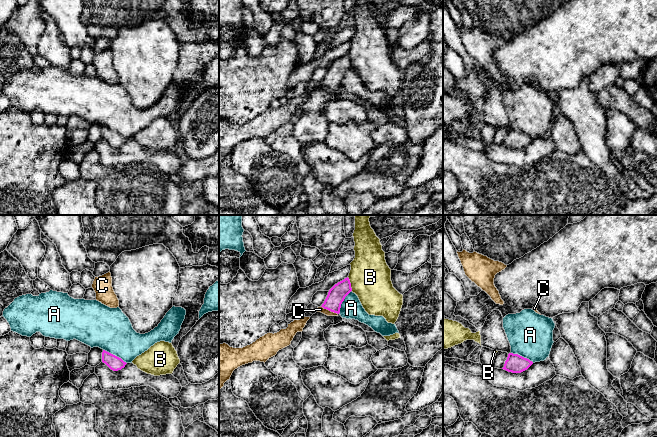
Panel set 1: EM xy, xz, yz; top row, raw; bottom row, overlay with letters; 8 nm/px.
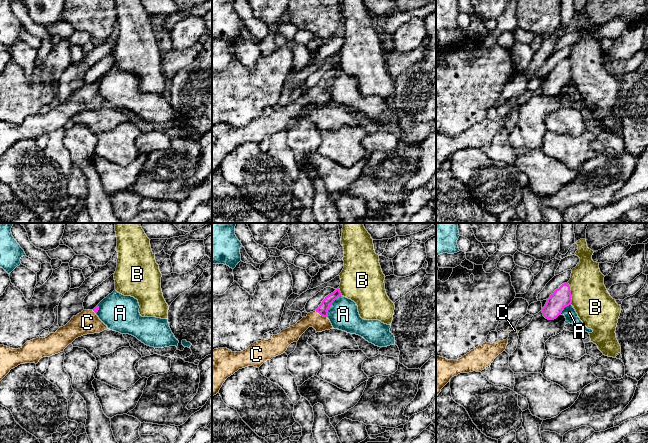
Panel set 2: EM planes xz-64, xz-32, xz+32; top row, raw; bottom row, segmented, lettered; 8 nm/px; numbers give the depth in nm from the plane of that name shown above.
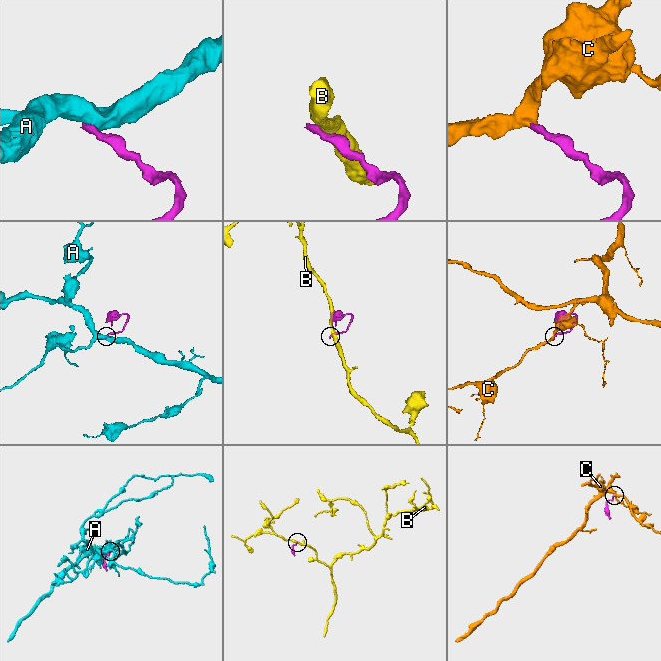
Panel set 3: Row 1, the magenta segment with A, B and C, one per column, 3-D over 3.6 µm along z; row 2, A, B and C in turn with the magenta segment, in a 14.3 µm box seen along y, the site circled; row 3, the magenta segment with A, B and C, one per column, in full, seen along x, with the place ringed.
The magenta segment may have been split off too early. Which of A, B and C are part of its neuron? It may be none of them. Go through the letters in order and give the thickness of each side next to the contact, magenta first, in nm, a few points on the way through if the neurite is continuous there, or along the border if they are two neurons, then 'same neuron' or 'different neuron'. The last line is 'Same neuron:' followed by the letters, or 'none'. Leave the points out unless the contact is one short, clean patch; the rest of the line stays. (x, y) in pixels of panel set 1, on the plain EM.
A: 120 nm thick on the magenta side, 340 nm on the other; border along xy (103, 125), (120, 133), (126, 139); different neuron
B: 140 nm thick on the magenta side, 340 nm on the other; border along xz (347, 53), (352, 66); different neuron
C: 140 nm thick on the magenta side, 50 nm on the other; runs through xz (336, 71), (329, 86), (320, 85); same neuron
Same neuron: C

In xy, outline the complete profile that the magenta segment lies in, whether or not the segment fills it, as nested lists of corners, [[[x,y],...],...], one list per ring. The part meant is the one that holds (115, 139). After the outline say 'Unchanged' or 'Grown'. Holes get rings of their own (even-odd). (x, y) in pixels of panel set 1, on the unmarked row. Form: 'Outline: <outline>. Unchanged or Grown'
Outline: [[[105,126],[102,128],[102,138],[105,139],[113,147],[121,146],[127,140],[121,134]]]. Unchanged

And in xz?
Outline: [[[347,53],[329,66],[324,79],[318,83],[317,88],[321,88],[327,92],[338,92],[342,78],[351,67],[351,59]]]. Grown

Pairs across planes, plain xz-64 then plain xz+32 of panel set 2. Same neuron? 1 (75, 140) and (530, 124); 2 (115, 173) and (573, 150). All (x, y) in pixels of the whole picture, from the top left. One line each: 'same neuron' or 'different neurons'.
1: same neuron
2: different neurons

